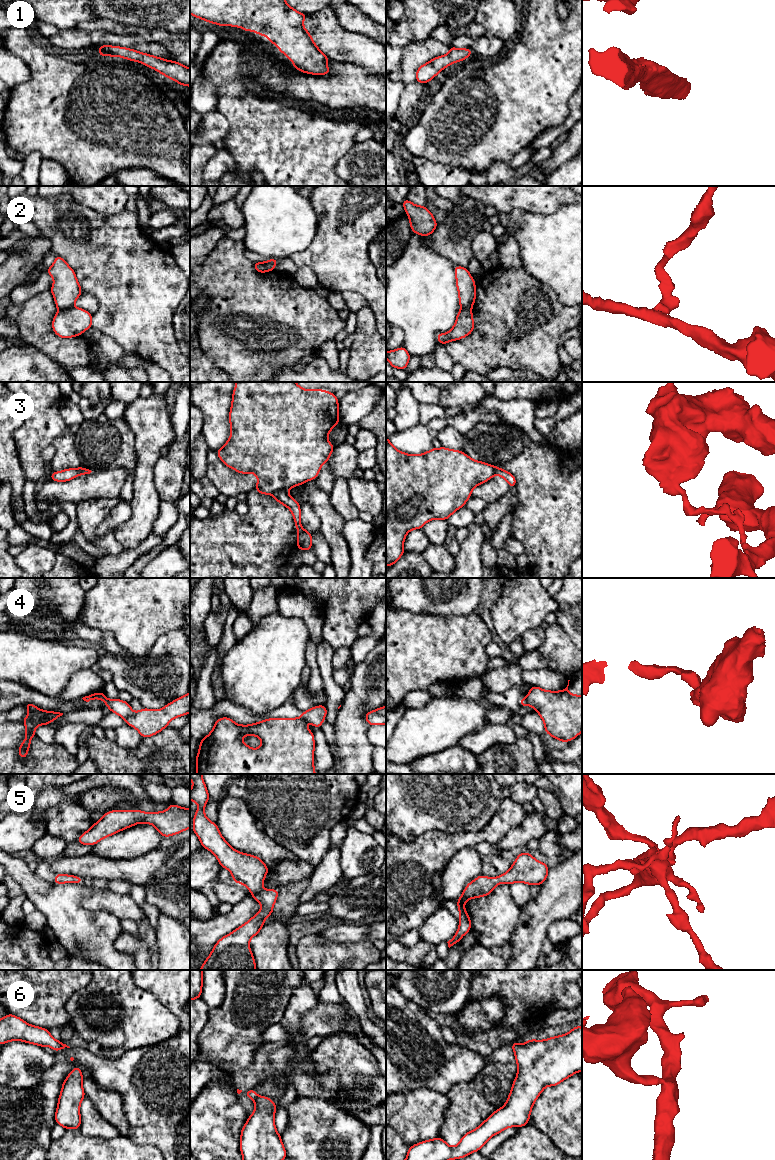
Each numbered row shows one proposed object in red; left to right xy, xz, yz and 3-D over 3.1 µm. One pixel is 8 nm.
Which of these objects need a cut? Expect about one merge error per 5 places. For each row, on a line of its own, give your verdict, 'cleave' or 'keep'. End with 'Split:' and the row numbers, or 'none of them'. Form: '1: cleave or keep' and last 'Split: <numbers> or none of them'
1: keep
2: cleave
3: cleave
4: cleave
5: keep
6: cleave
Split: 2, 3, 4, 6

